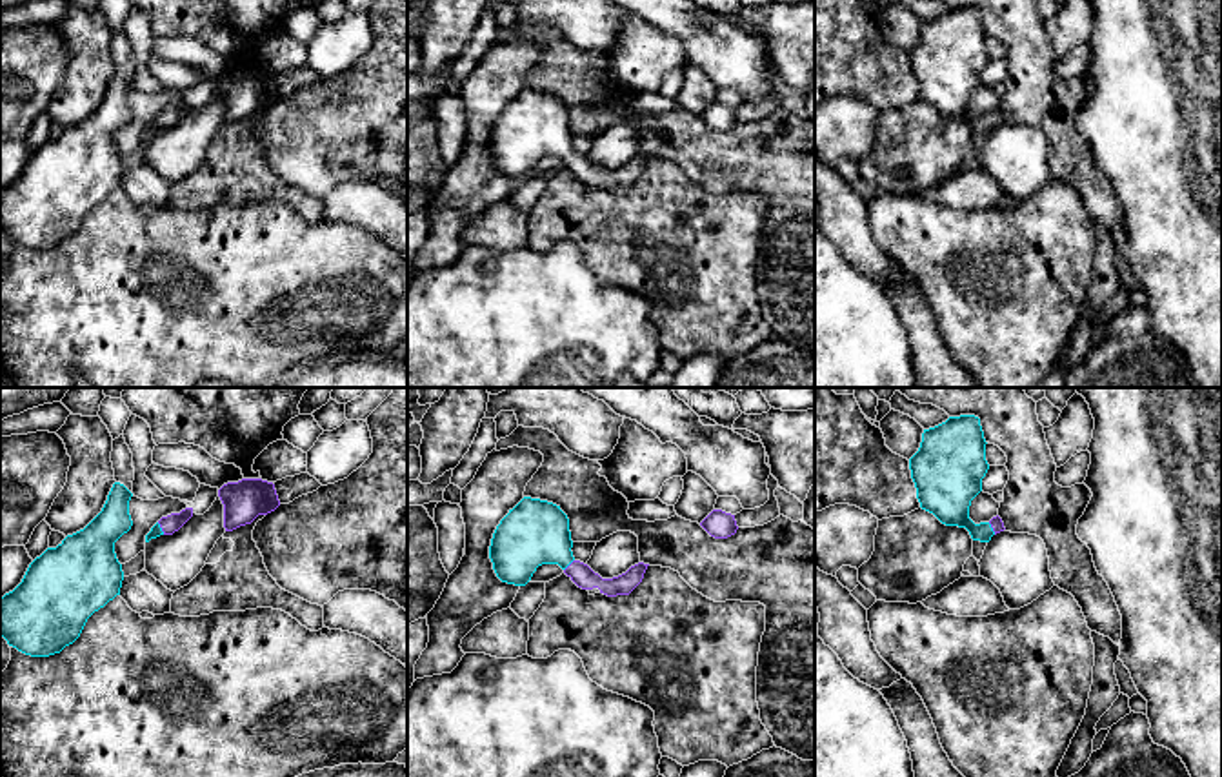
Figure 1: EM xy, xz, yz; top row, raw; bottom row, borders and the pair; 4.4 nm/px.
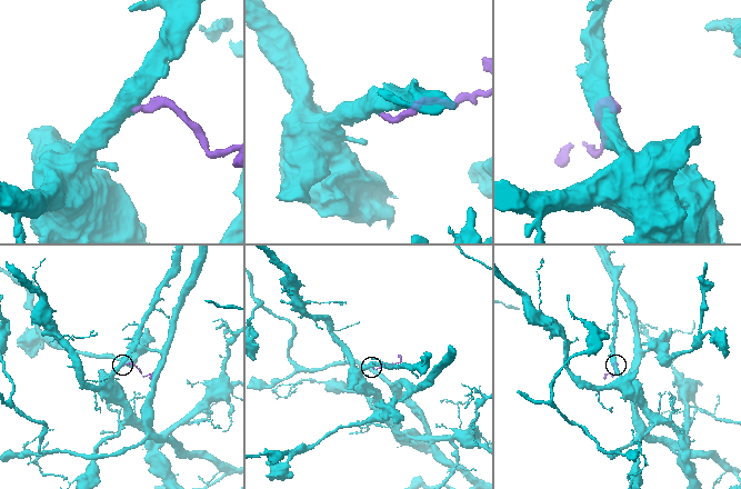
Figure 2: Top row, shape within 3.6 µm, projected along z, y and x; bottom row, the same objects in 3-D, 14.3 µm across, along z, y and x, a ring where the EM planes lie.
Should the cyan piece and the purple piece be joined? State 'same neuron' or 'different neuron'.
same neuron

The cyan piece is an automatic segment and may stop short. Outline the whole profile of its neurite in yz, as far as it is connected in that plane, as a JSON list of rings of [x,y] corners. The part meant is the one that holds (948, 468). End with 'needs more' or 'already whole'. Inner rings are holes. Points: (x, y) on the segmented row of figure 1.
[[[949,417],[924,429],[920,448],[909,459],[920,508],[946,526],[966,528],[980,542],[1006,530],[998,515],[980,524],[969,519],[971,500],[982,491],[989,469],[986,444],[978,417]]] | needs more

